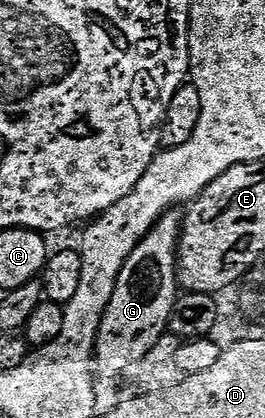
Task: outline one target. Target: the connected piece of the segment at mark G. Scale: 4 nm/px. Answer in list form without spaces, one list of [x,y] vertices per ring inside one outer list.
[[[176,212],[164,214],[122,264],[96,337],[94,358],[99,369],[101,366],[112,374],[120,374],[123,370],[130,369],[135,362],[143,363],[152,346],[163,339],[160,337],[165,337],[178,297],[178,251],[181,233],[181,215],[176,215]]]

